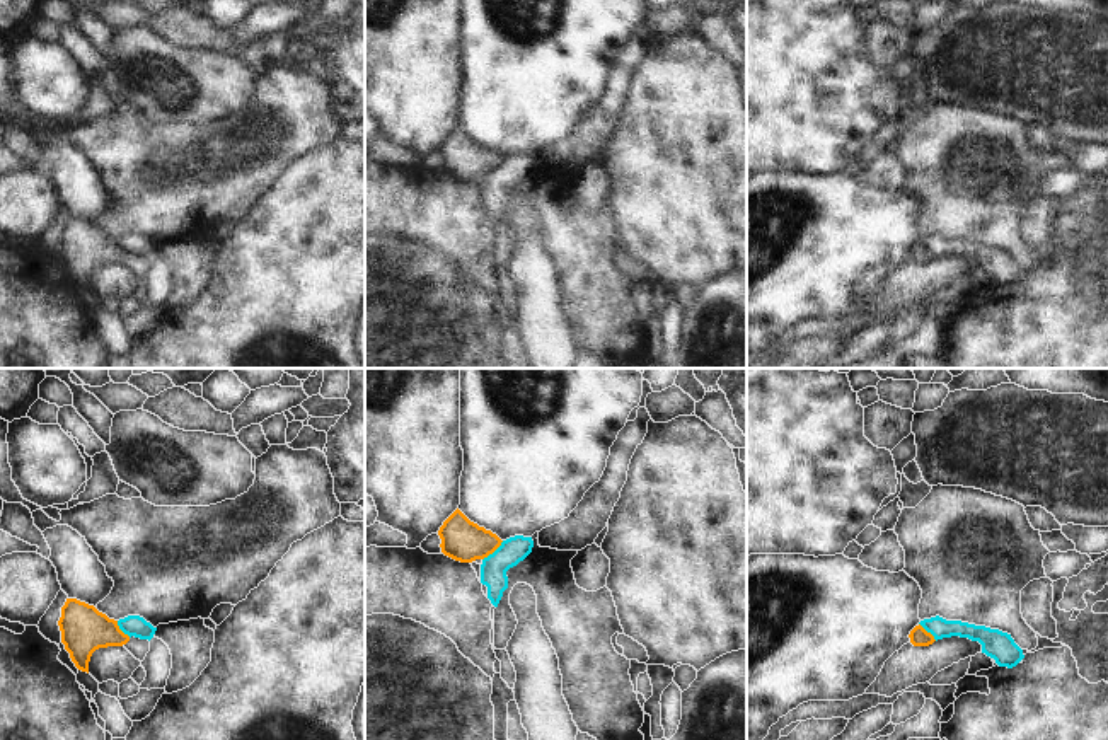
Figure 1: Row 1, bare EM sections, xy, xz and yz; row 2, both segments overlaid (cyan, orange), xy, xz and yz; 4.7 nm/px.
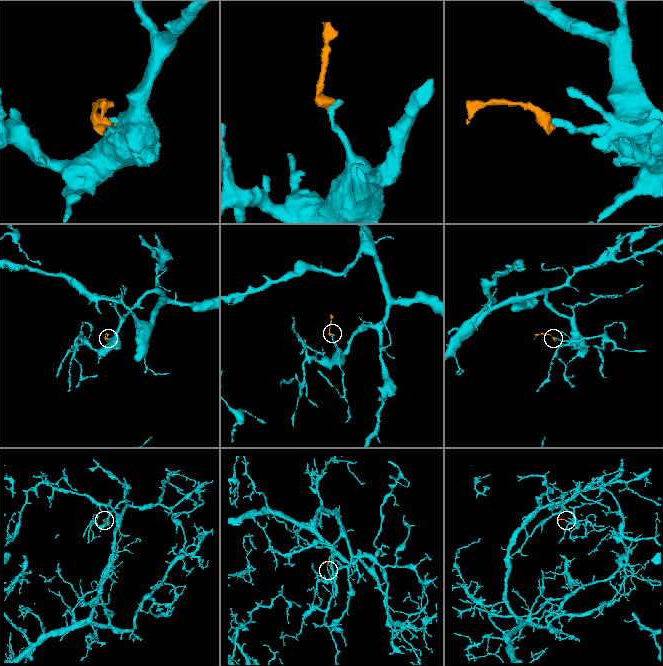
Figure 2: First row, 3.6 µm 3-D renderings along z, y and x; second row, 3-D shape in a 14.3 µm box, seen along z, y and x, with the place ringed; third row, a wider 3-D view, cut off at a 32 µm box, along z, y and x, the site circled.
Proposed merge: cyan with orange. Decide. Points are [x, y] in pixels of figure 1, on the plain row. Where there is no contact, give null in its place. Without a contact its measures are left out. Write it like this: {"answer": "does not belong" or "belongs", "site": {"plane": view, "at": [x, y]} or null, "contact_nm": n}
{"answer": "does not belong", "site": {"plane": "xz", "at": [495, 169]}, "contact_nm": 140}

